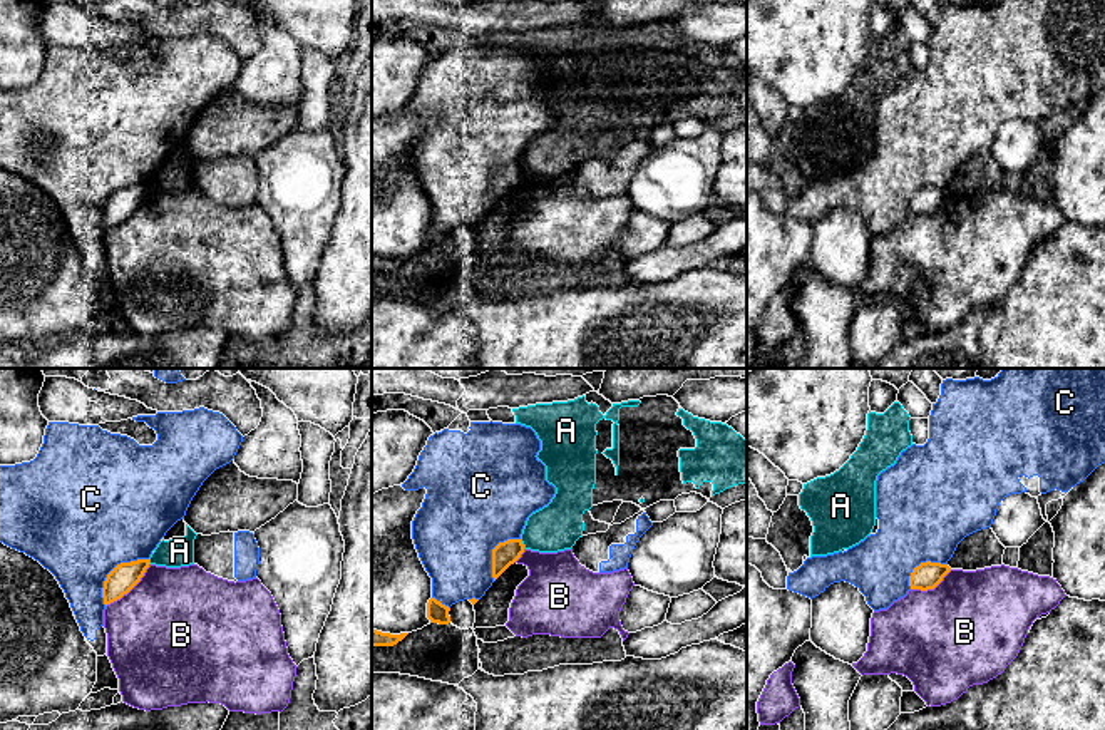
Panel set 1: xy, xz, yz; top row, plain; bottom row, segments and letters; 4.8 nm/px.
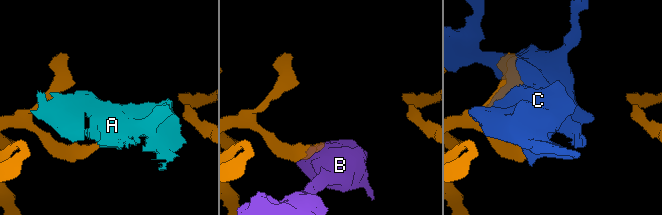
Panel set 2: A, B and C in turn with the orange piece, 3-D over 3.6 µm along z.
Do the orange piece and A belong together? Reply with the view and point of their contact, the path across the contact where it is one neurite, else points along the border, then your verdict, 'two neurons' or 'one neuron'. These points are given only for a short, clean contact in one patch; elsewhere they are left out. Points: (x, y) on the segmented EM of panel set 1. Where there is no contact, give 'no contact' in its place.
xz (523, 544) | along xz (519, 539), (524, 548) | two neurons

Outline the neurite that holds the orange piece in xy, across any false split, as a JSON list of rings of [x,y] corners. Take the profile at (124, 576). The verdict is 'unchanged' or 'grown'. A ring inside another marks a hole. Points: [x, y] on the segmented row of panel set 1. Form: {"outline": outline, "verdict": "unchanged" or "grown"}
{"outline": [[[149,559],[117,564],[104,581],[104,604],[107,606],[127,594],[141,581],[149,564]]], "verdict": "unchanged"}

